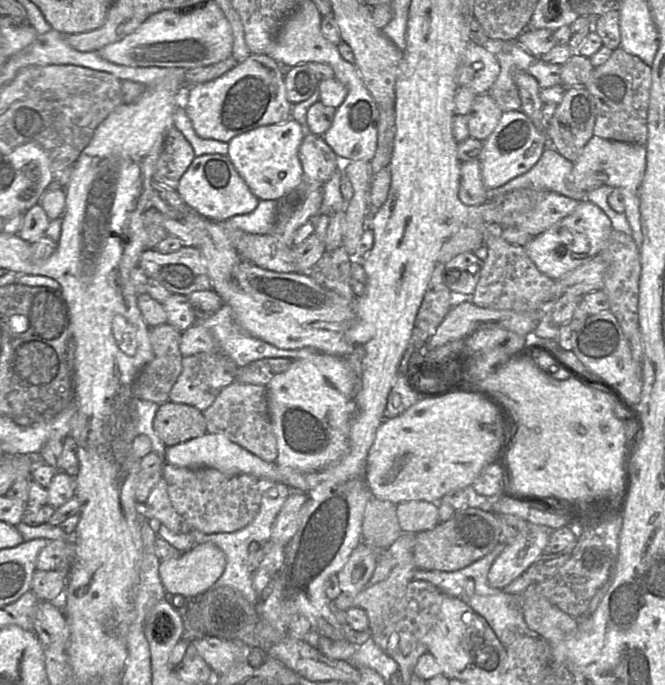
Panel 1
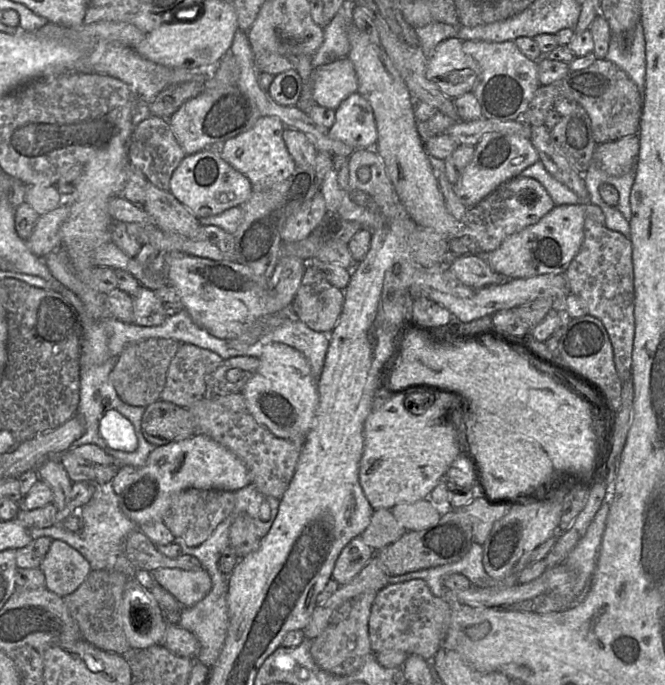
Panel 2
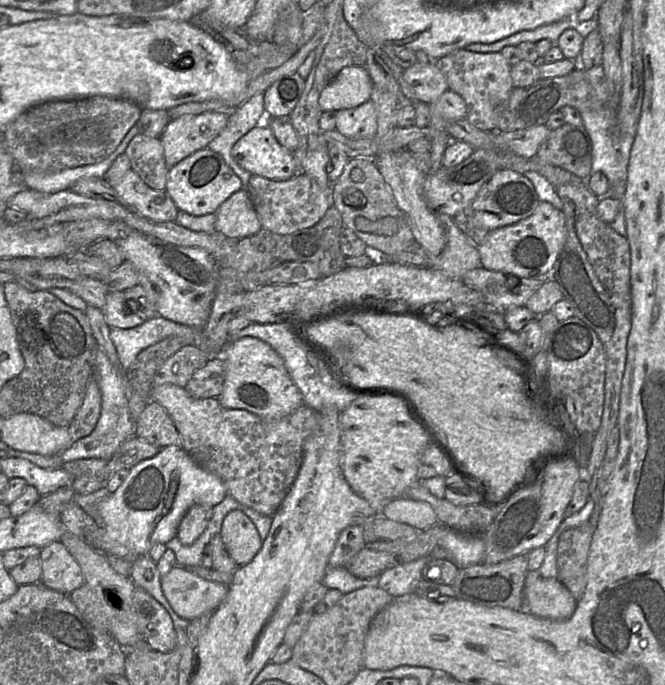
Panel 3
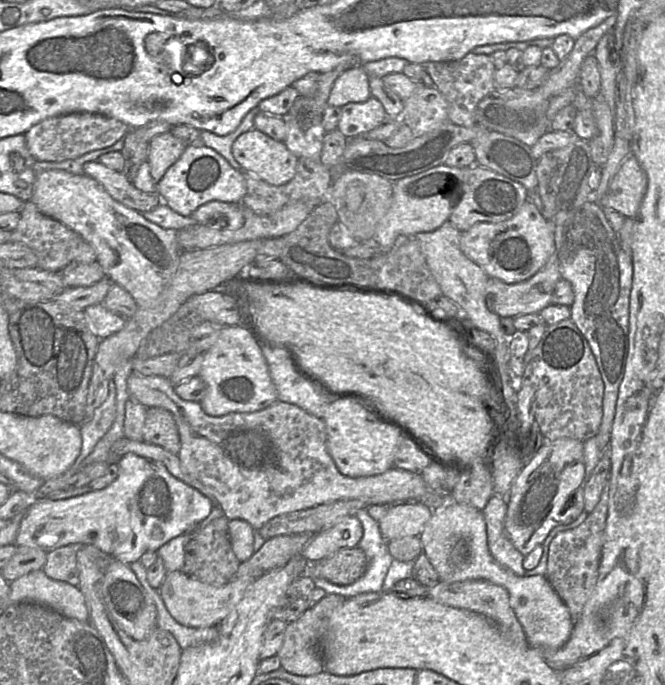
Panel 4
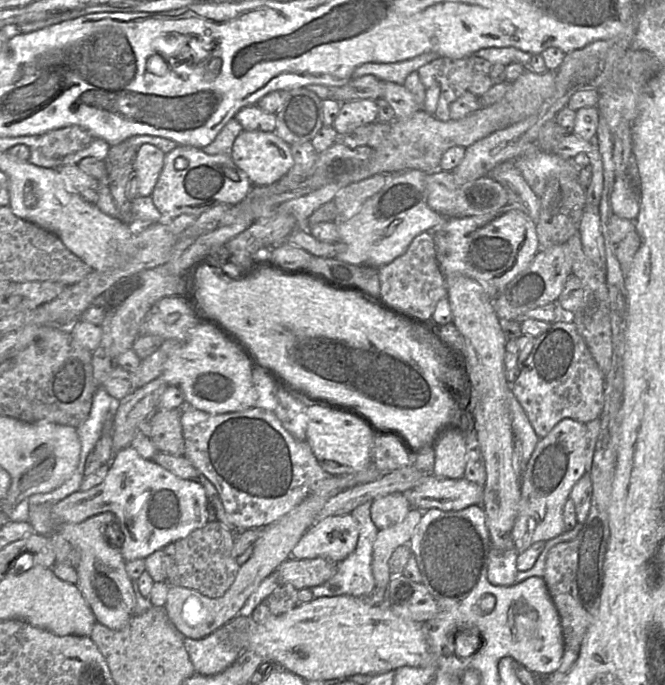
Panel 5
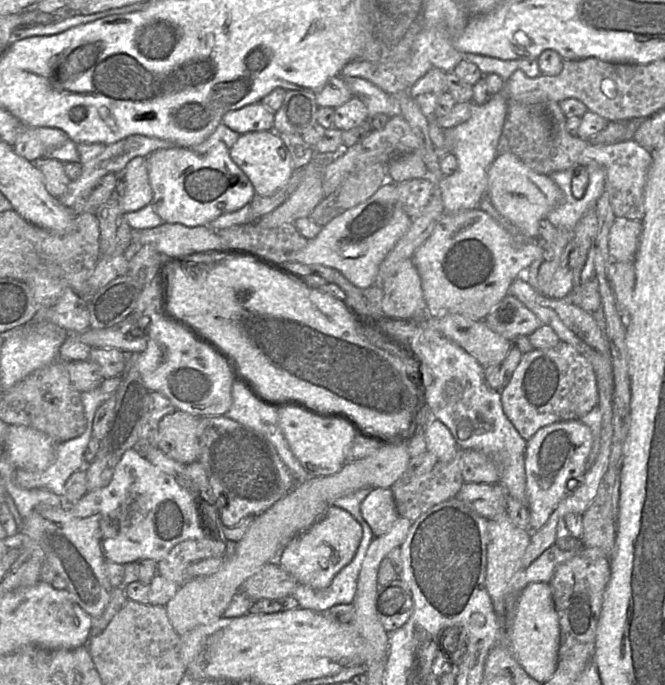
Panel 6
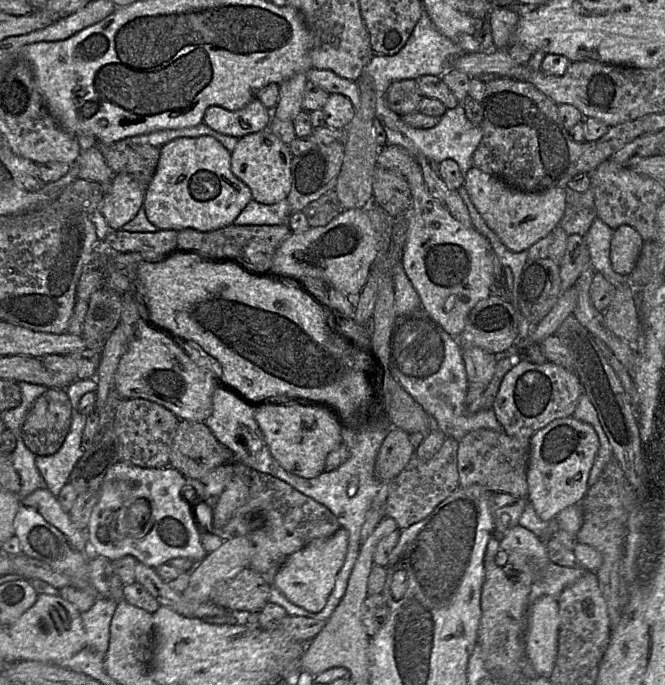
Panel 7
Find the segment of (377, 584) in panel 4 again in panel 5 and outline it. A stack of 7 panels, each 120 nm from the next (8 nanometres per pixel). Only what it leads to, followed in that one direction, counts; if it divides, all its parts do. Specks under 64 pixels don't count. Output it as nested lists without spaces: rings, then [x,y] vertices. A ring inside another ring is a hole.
[[[372,501],[357,506],[350,514],[357,520],[360,526],[360,536],[354,551],[343,561],[339,562],[335,574],[325,583],[312,587],[314,598],[336,597],[341,595],[366,596],[376,589],[376,583],[372,572],[373,545],[379,529],[371,519],[370,507]]]

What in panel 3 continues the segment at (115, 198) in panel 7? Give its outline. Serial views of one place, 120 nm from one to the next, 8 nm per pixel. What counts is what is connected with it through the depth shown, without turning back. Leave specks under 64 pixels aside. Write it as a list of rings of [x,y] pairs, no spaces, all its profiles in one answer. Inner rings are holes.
[[[205,111],[170,120],[159,136],[166,165],[171,168],[194,152],[207,148],[226,127],[230,113],[230,111]]]

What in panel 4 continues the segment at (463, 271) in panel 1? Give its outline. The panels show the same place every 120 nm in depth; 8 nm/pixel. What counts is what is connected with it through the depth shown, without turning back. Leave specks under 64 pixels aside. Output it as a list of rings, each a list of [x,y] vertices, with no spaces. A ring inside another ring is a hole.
[[[555,251],[545,265],[532,277],[518,283],[505,283],[498,278],[489,277],[486,285],[486,302],[500,317],[517,317],[522,314],[539,313],[551,304],[552,294],[561,279],[559,260]]]

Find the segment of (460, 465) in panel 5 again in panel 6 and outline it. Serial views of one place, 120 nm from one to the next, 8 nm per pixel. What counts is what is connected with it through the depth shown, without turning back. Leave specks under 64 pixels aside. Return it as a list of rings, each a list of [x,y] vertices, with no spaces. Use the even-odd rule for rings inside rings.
[[[434,419],[424,428],[427,450],[437,456],[438,461],[447,462],[460,452],[450,430],[438,419]]]

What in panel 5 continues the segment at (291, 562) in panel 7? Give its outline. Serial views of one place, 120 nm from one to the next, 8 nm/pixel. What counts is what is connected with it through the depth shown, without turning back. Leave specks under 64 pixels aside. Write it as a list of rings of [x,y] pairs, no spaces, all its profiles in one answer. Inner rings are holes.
[[[352,514],[317,520],[300,538],[290,558],[303,560],[323,557],[335,563],[343,561],[358,544],[360,526]]]

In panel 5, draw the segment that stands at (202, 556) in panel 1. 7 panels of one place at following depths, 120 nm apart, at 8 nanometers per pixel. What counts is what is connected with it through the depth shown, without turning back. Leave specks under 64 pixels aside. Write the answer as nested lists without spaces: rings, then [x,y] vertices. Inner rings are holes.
[[[371,463],[360,471],[333,475],[333,477],[316,483],[312,492],[289,513],[267,526],[261,527],[262,532],[253,546],[251,557],[240,565],[234,582],[221,597],[210,598],[191,588],[170,585],[164,610],[171,625],[185,637],[201,639],[235,618],[260,583],[272,575],[282,562],[290,558],[292,549],[302,535],[317,521],[319,512],[328,500],[346,489],[376,481],[386,473],[389,472],[380,470]]]

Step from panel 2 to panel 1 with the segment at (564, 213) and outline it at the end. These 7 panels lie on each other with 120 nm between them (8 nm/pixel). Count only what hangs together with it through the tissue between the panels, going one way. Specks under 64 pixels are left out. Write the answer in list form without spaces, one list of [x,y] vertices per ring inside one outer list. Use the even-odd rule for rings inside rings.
[[[588,199],[579,201],[574,211],[553,226],[534,236],[524,249],[537,269],[551,279],[559,279],[585,264],[606,247],[613,231],[606,214]]]

